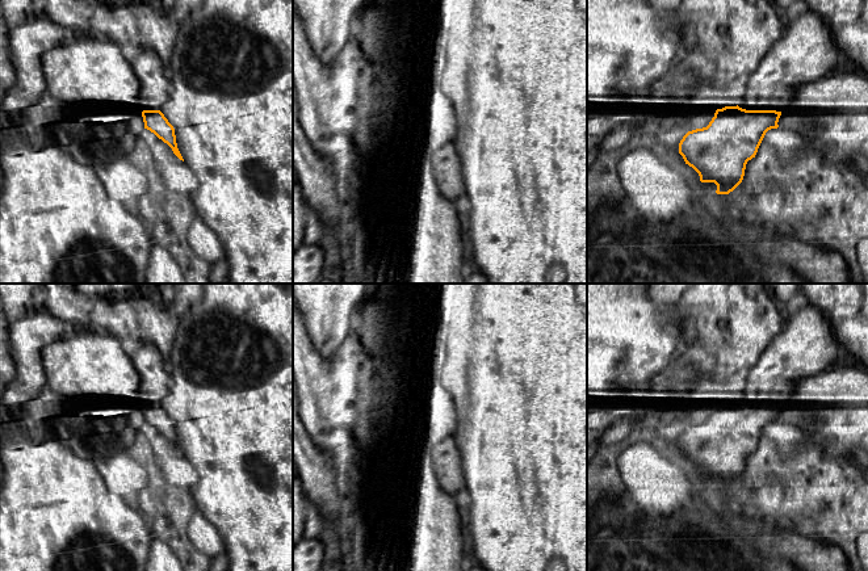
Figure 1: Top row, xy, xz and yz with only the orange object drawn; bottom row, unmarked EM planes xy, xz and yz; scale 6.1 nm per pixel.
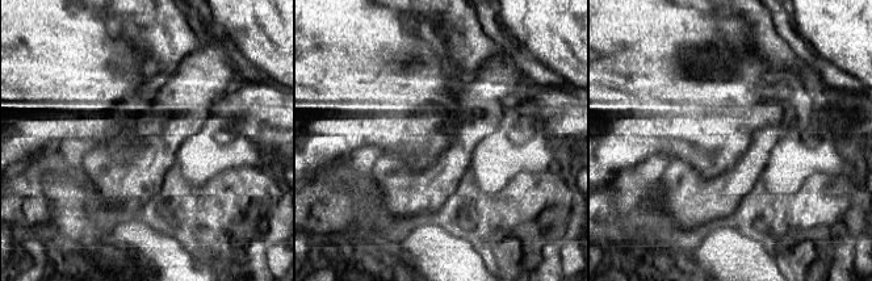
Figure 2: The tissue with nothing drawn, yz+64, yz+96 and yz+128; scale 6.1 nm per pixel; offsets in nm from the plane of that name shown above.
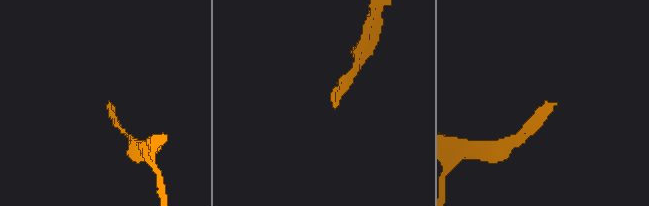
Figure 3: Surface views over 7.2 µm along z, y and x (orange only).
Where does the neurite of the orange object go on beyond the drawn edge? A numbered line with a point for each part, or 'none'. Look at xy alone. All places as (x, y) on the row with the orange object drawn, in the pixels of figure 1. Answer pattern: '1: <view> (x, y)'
1: xy (154, 82)

